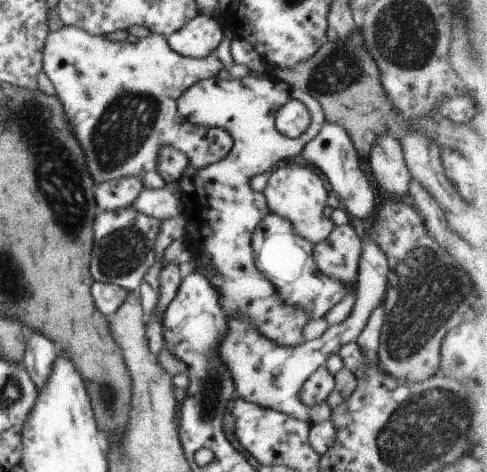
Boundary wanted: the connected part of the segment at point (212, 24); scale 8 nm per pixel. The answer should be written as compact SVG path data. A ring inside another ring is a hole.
M197 14L192 21L167 37L170 48L182 56L204 58L215 53L223 30L216 18Z

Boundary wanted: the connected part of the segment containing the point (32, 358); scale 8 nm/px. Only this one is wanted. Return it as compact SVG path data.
M26 329L26 352L24 352L24 366L30 375L30 378L37 386L37 390L42 390L42 384L46 384L48 374L50 374L50 366L56 358L56 350L52 346L52 342L42 336L40 332Z

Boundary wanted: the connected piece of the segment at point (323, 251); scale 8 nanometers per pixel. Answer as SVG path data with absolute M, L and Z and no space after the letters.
M336 226L326 241L319 242L315 249L318 270L336 282L356 284L358 262L362 258L362 238L354 226Z

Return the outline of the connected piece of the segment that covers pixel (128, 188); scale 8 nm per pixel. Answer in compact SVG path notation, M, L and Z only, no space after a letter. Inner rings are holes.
M134 177L98 183L95 192L98 212L120 210L131 205L144 188L142 180Z

